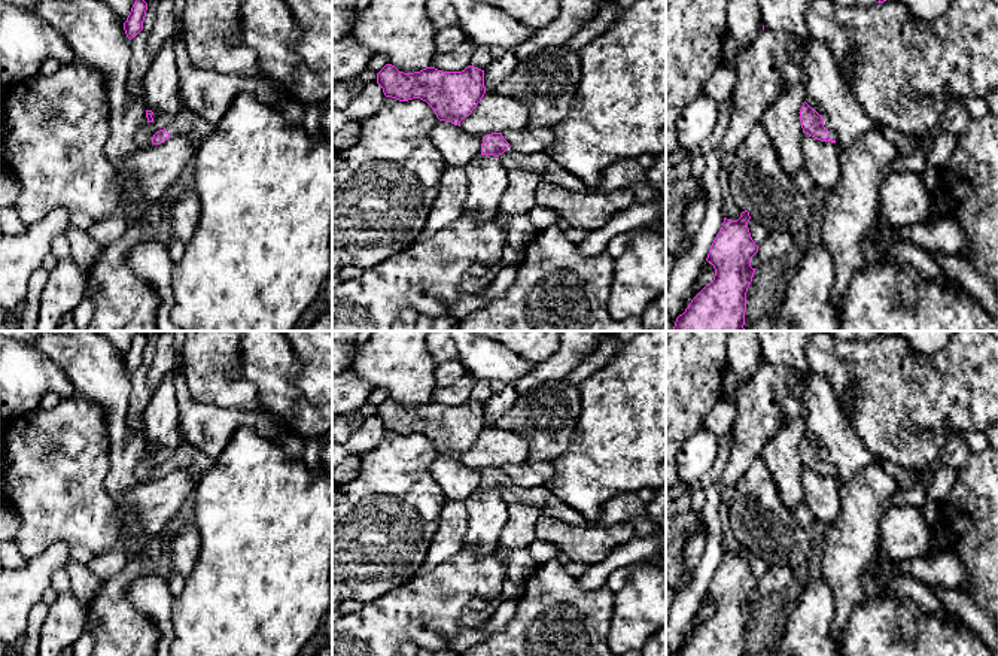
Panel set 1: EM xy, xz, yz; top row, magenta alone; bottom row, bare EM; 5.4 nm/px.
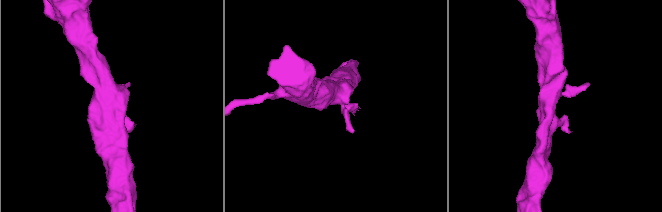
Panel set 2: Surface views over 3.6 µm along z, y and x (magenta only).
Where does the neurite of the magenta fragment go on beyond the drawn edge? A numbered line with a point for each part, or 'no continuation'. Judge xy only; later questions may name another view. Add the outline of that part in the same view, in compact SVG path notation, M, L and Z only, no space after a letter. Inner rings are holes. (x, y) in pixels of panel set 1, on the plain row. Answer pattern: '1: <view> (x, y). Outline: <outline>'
1: xy (189, 458). Outline: M182 443L165 461L170 471L186 470L198 480L214 465L214 462L216 458L207 456L204 452L188 443Z

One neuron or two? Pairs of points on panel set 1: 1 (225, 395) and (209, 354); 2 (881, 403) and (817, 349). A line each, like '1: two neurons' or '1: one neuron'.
1: one neuron
2: one neuron

